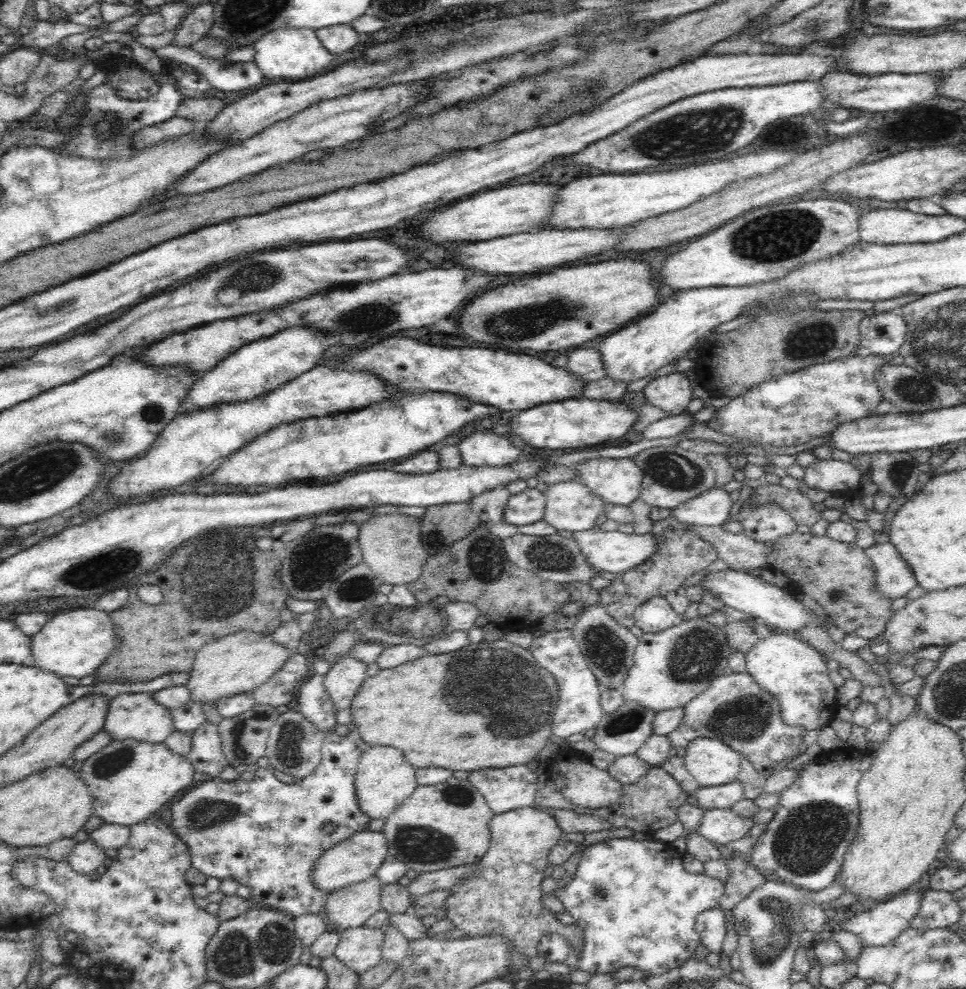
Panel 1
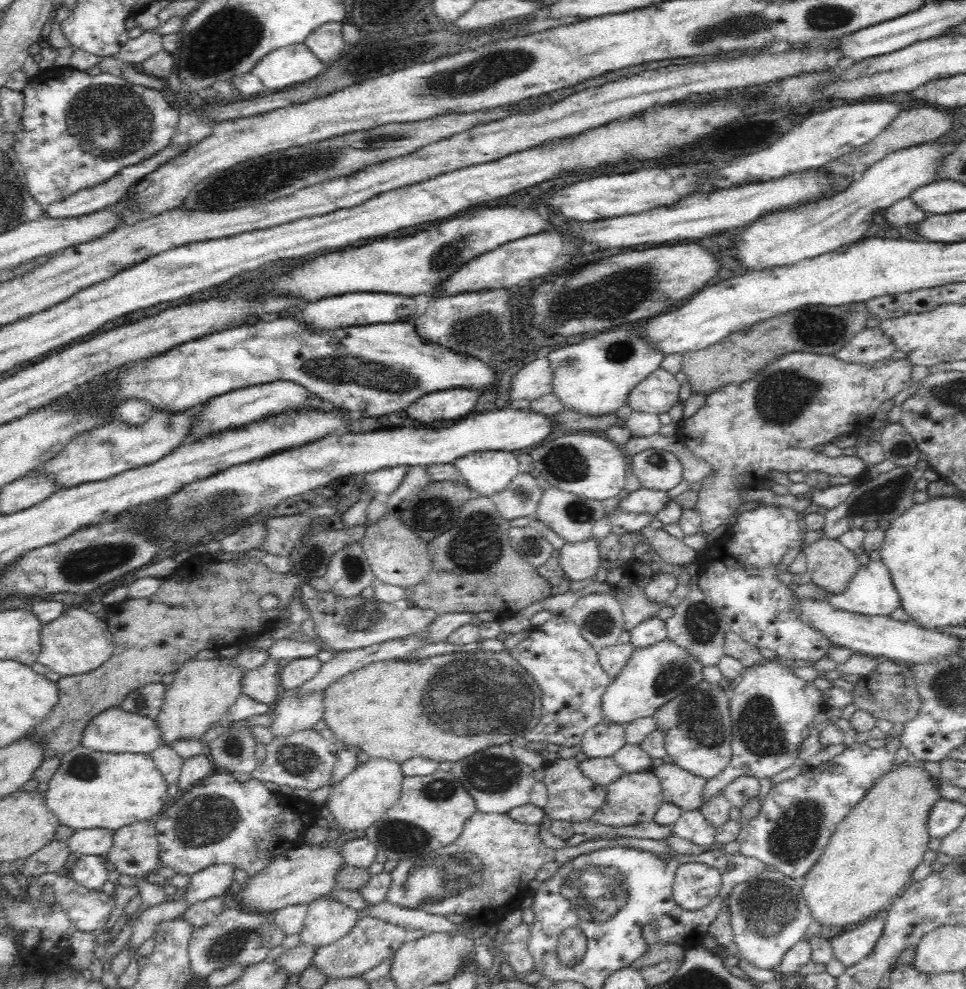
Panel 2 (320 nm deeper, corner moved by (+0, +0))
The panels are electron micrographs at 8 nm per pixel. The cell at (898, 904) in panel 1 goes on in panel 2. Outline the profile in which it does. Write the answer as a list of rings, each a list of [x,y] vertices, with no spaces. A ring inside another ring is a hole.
[[[883,913],[859,923],[854,930],[847,930],[830,940],[833,956],[845,967],[852,967],[870,955],[881,938],[885,924]]]

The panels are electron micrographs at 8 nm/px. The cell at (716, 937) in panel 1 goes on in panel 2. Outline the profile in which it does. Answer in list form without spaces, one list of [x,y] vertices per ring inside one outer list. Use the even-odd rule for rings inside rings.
[[[689,862],[677,868],[673,884],[674,900],[686,910],[706,906],[719,892],[721,874],[713,866]]]

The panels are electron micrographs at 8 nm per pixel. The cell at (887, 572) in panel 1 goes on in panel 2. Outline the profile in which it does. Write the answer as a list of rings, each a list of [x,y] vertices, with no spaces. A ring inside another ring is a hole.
[[[871,560],[856,571],[853,580],[850,580],[848,587],[842,593],[828,594],[826,600],[832,608],[866,616],[888,616],[893,610],[901,607],[900,596],[892,583],[888,567],[882,560]]]

